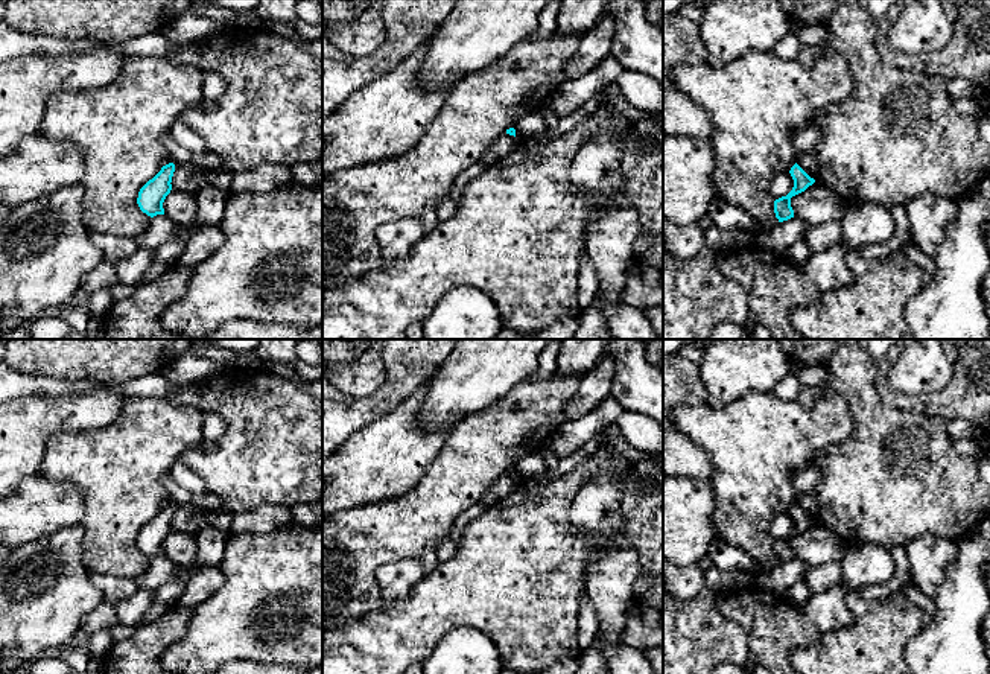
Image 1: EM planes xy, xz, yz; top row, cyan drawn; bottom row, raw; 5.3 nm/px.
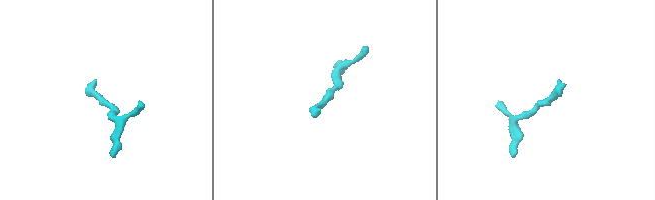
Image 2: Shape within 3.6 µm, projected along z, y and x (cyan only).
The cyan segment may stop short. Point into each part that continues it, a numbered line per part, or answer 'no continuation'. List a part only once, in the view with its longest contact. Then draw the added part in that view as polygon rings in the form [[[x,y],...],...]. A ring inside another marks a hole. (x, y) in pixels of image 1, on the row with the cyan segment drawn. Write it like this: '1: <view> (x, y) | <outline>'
1: yz (808, 162) | [[[809,151],[797,157],[797,164],[811,176],[817,178],[818,173],[818,158],[815,151]]]

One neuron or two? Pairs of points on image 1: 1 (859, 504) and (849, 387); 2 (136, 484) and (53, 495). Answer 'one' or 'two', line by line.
1: one
2: two

